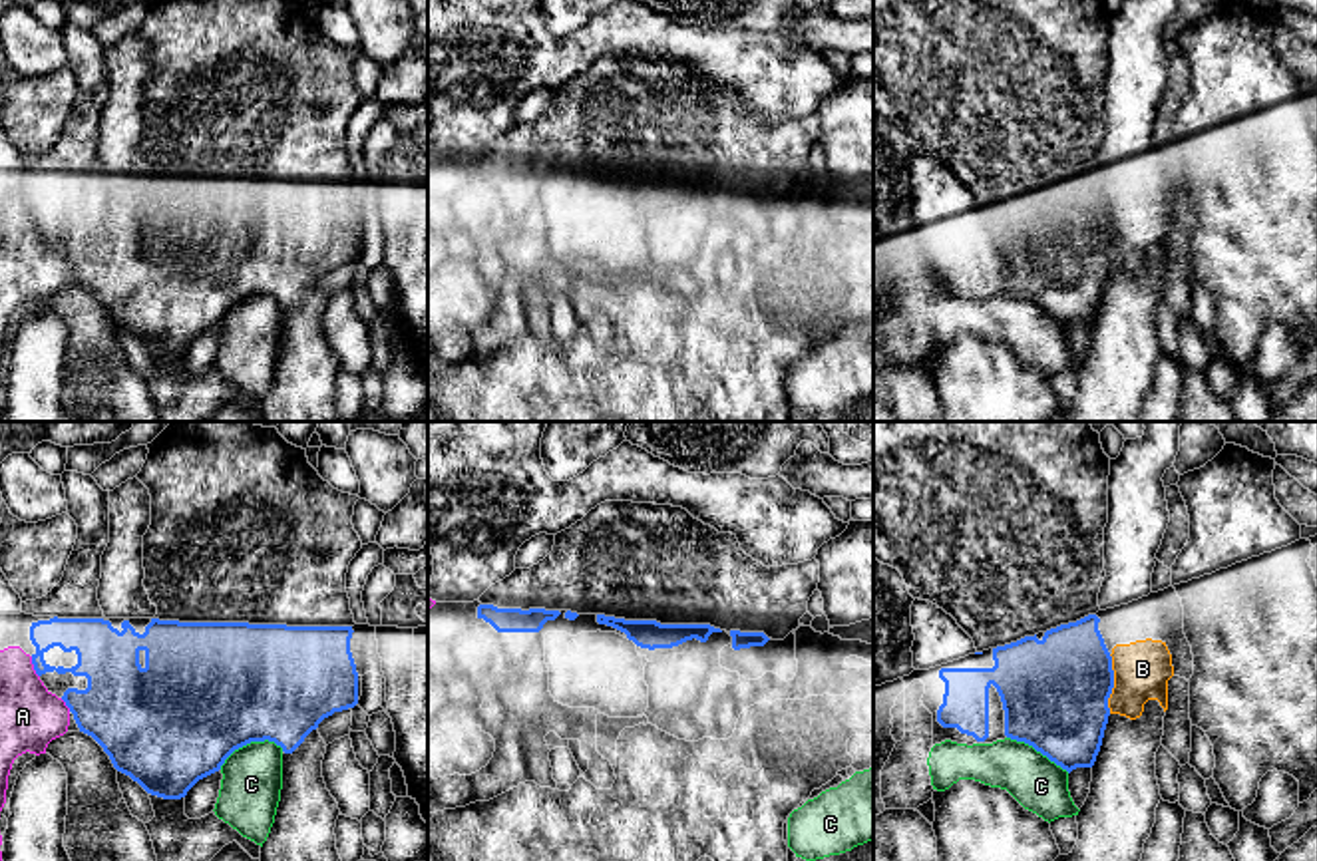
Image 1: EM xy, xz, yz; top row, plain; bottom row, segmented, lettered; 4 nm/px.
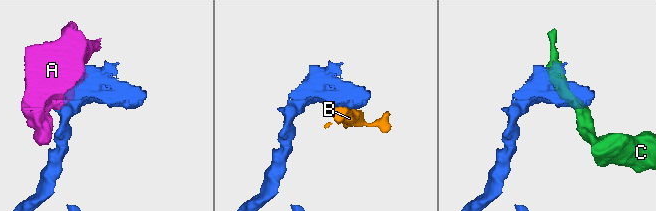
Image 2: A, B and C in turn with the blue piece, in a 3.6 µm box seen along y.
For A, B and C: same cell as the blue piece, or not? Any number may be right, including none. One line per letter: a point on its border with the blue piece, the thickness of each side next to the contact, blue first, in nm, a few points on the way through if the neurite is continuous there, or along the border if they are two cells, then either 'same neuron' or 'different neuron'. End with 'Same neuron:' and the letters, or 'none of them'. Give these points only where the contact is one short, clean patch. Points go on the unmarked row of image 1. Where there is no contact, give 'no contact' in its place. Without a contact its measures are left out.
A: contact xy (34, 221); calibres 160 and 260 nm; different neuron
B: contact yz (1113, 239); calibres 440 and 220 nm; border yz (1109, 209), (1113, 225), (1111, 267); different neuron
C: contact xy (249, 297); calibres 500 and 240 nm; different neuron
Same neuron: none of them

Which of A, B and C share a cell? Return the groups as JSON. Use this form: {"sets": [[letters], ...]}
{"sets": [["A"], ["B"], ["C"]]}

